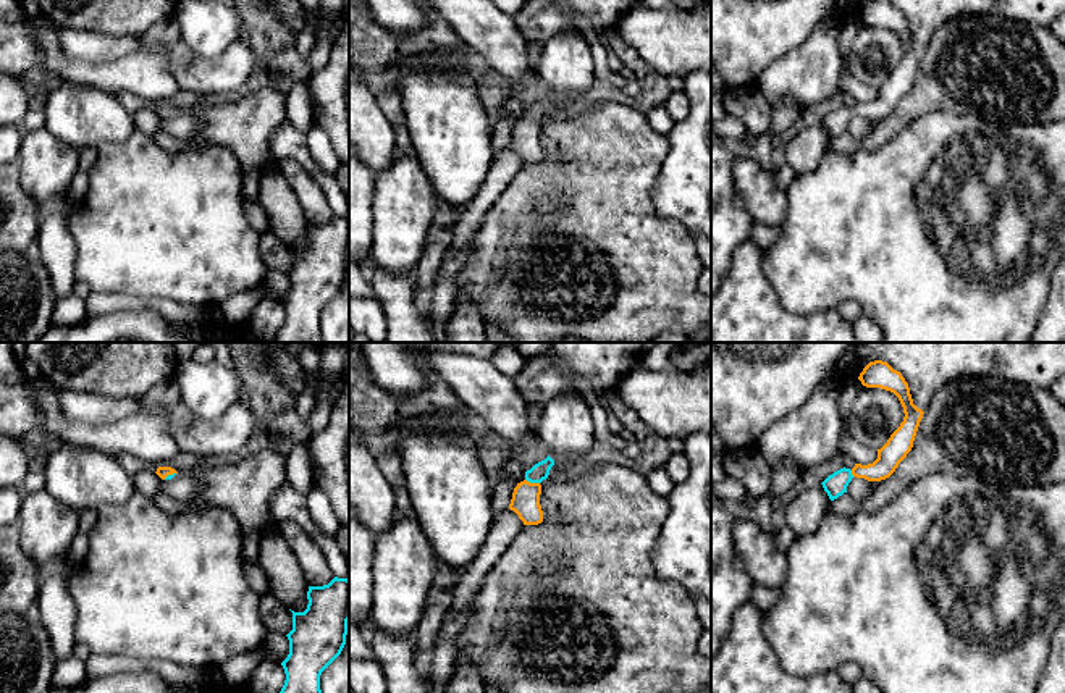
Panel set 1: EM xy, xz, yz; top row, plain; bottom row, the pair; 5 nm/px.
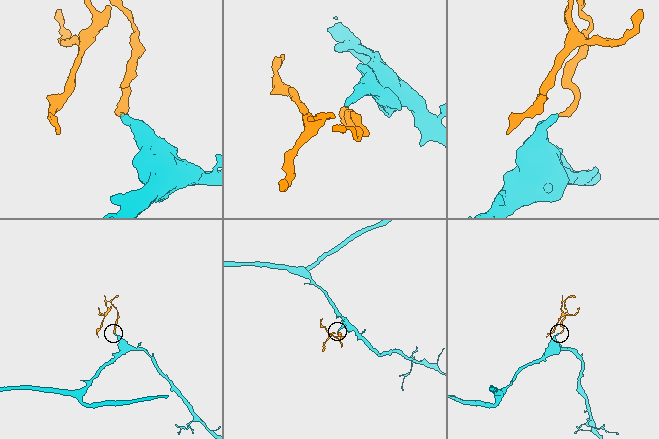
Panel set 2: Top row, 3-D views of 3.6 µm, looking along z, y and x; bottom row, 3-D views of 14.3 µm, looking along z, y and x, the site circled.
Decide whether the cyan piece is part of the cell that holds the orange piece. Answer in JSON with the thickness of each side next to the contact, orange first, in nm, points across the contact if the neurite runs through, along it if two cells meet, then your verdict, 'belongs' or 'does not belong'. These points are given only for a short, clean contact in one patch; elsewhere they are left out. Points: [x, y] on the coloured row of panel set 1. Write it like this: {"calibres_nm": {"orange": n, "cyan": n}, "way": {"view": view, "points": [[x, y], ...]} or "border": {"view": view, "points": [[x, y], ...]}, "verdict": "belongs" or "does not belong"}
{"calibres_nm": {"orange": 140, "cyan": 90}, "way": {"view": "xz", "points": [[526, 499], [532, 483], [538, 472]]}, "verdict": "belongs"}

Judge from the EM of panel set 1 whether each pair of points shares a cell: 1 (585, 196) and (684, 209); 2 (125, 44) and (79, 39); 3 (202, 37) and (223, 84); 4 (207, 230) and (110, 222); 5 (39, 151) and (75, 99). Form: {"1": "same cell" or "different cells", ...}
{"1": "different cells", "2": "same cell", "3": "different cells", "4": "same cell", "5": "different cells"}

